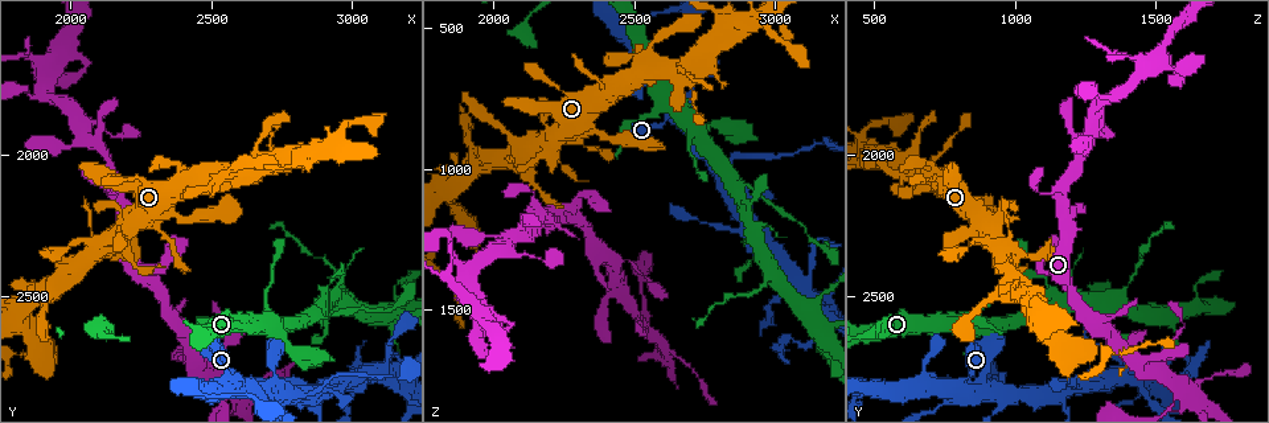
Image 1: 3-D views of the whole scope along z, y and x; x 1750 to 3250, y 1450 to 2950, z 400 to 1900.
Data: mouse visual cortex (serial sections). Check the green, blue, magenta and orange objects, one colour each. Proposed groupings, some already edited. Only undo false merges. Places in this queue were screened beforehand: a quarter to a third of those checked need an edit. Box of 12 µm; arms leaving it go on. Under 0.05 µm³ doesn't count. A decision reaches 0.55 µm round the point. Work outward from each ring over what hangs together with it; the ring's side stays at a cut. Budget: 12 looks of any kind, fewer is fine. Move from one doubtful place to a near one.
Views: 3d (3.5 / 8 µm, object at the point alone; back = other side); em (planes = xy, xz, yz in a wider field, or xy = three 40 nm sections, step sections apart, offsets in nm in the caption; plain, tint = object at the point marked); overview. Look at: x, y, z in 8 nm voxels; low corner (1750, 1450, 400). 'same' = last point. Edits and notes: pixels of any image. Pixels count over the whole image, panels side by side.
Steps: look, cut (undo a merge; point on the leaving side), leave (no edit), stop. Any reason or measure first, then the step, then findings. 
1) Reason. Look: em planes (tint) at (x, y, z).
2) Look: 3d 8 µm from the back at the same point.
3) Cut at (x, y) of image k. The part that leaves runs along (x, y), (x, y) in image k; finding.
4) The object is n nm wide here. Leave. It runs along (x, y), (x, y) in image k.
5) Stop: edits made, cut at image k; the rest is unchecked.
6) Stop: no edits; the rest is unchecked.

Four-way junction. Look: em planes (tint) at (2630, 2810, 810).

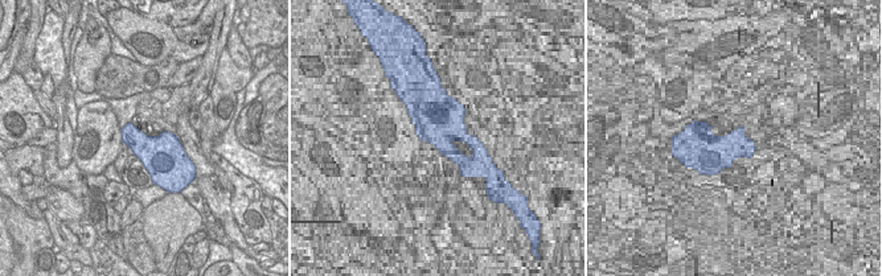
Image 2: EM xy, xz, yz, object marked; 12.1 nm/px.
Look: 3d 3.5 µm at the same point.

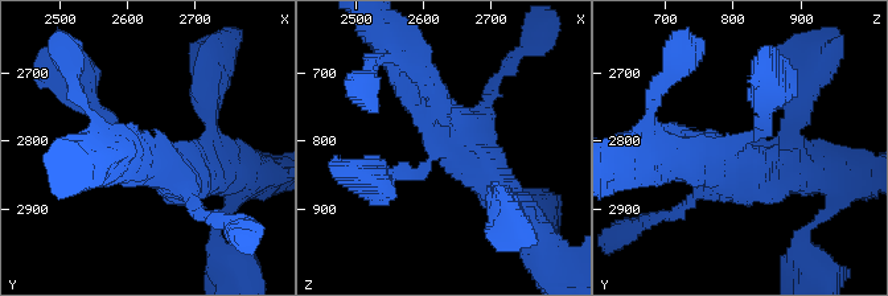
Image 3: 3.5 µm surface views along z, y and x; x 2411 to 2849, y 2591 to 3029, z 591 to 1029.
The arms are 200, 250, 450, 450 nm wide. Leave. One cell here.

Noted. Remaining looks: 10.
Thin neck. Look: 3d 3.5 µm at (2200, 2080, 690).

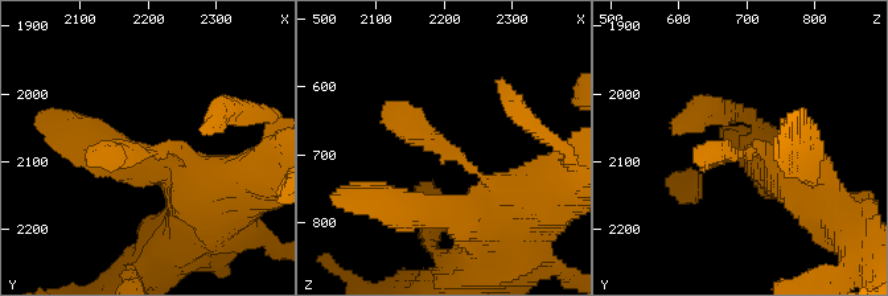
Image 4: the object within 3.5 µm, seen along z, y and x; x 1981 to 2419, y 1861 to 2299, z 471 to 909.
Look: em xy step 2 (tint) at (2200, 2090, 690).

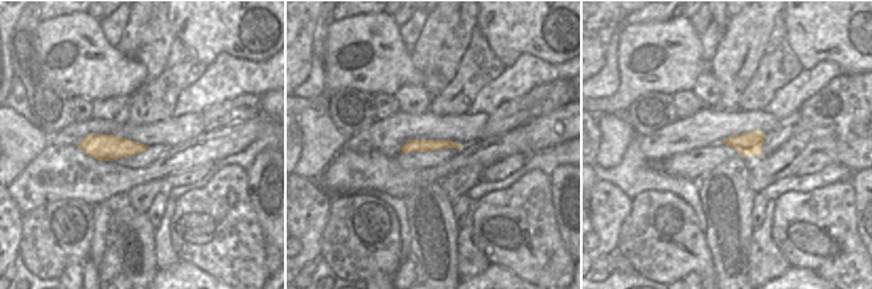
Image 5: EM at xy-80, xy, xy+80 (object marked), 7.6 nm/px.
Leave. It runs along (498, 197), (461, 159), (385, 109) in image 4; all the same cell.

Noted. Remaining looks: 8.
A narrow waist. Look: 3d 3.5 µm at (2470, 2120, 600).

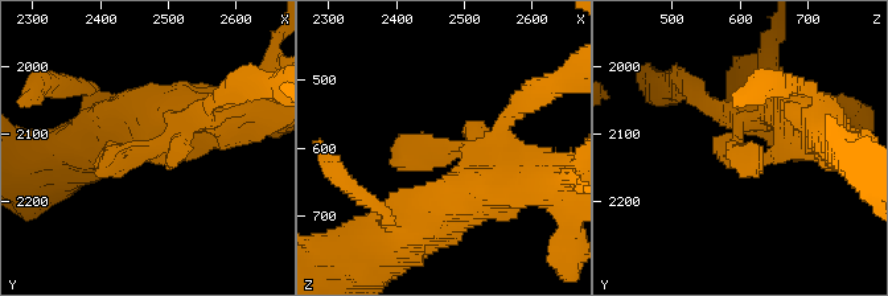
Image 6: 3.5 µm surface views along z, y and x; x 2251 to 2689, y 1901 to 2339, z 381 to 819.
Shape alone is not enough. Look: em xy step 1 (tint) at (2480, 2120, 610).

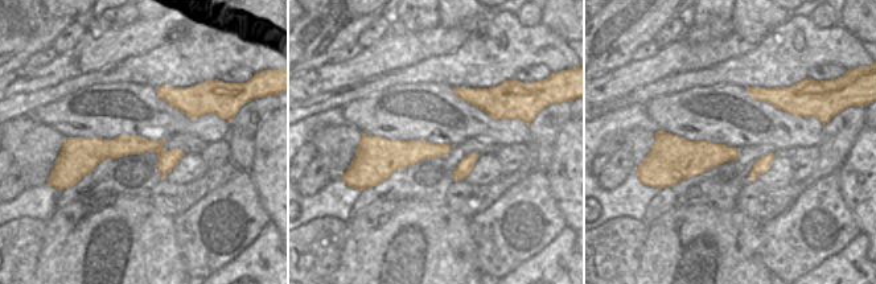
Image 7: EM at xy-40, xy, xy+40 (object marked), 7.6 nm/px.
Leave. It runs along (72, 153), (155, 145), (179, 155) in image 7; continuous, no second cell.

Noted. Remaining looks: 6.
Side arm on a straight run. Look: 3d 3.5 µm at (2890, 2570, 1060).

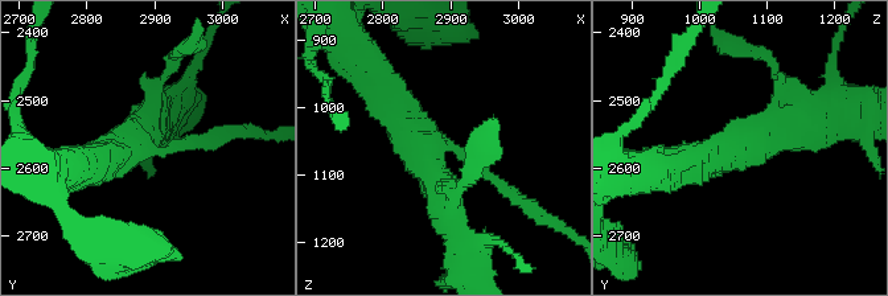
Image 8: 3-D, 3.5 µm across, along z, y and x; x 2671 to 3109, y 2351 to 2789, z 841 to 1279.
3 arms meet here; the arms are 150, 400, 450 nm wide; shape alone is not enough. Look: em xy step 1 (tint) at (2895, 2575, 1060).

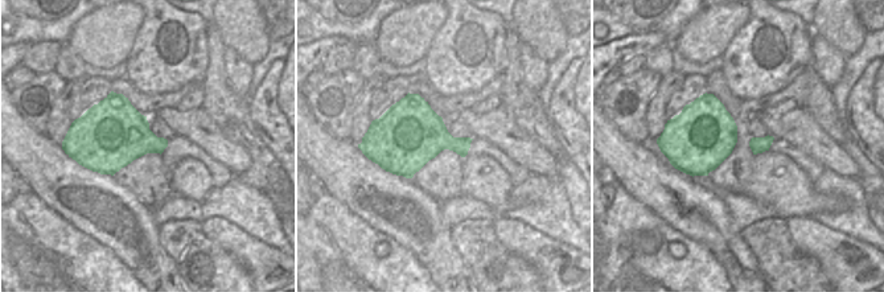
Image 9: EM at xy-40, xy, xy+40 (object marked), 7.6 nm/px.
Leave. It runs along (385, 85), (426, 152), (453, 227) in image 8; continuous, no second cell.

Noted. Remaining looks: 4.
A fork. Look: 3d 8 µm at (2990, 2500, 1390).

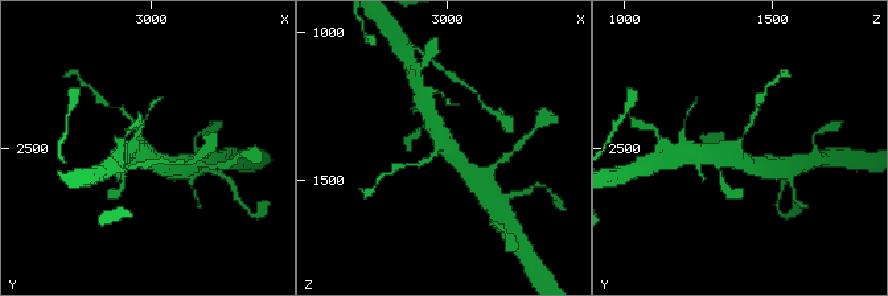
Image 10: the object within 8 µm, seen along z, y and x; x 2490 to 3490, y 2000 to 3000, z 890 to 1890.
Look: 3d 3.5 µm at (2980, 2490, 1370).

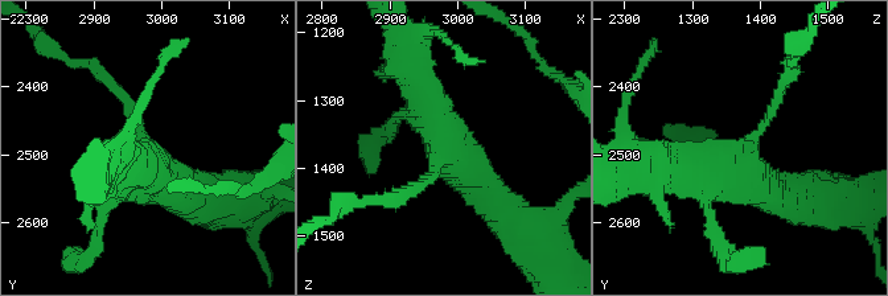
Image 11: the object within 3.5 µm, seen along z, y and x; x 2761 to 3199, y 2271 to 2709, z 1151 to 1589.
3 arms meet here; the arms are 150, 400, 450 nm wide. Look: em planes (tint) at (2980, 2495, 1385).

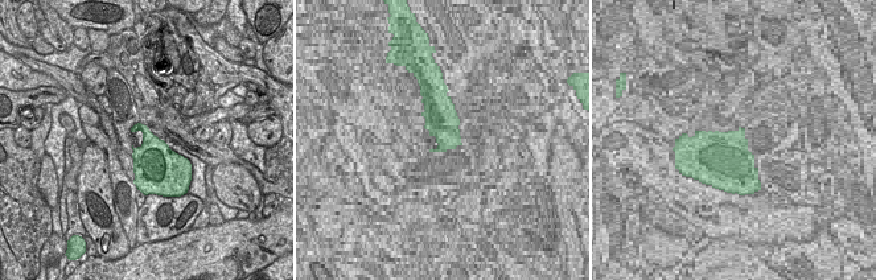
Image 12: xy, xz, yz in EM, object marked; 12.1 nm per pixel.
Cut at (102, 78) of image 11. Two cells meet here.

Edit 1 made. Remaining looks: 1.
Stop: edits made, cut at image 11; the rest is unchecked.

